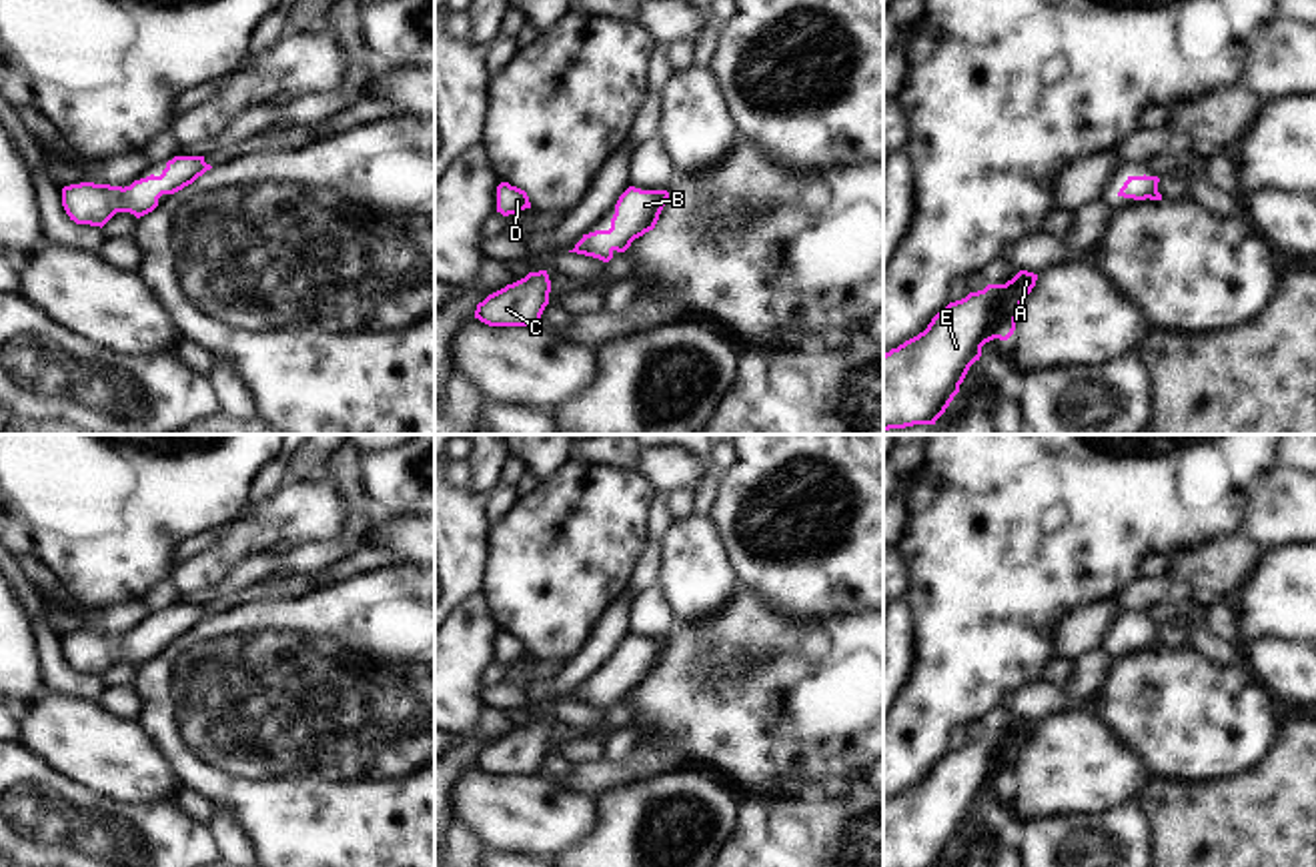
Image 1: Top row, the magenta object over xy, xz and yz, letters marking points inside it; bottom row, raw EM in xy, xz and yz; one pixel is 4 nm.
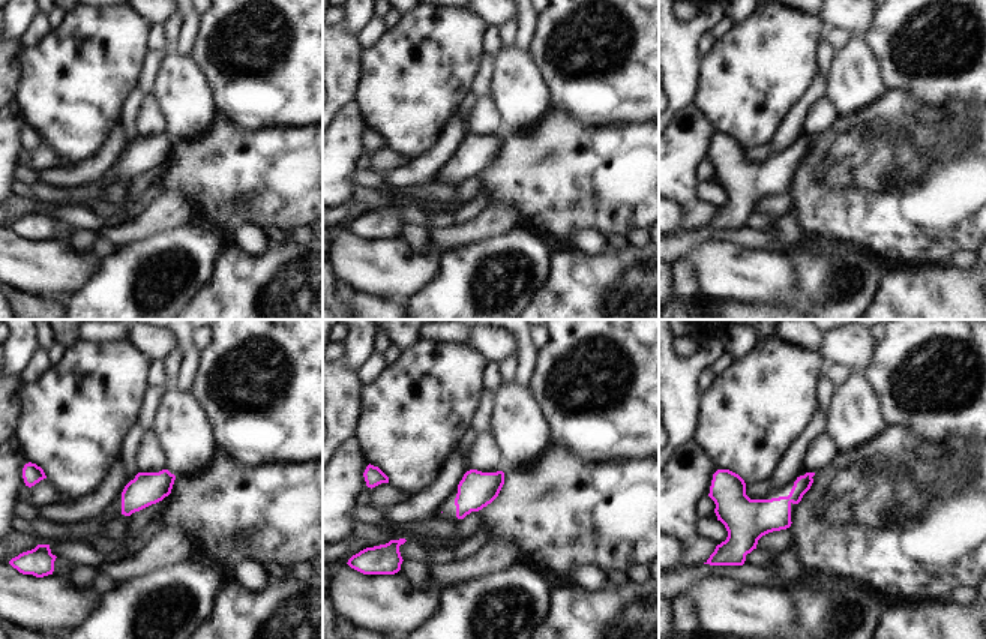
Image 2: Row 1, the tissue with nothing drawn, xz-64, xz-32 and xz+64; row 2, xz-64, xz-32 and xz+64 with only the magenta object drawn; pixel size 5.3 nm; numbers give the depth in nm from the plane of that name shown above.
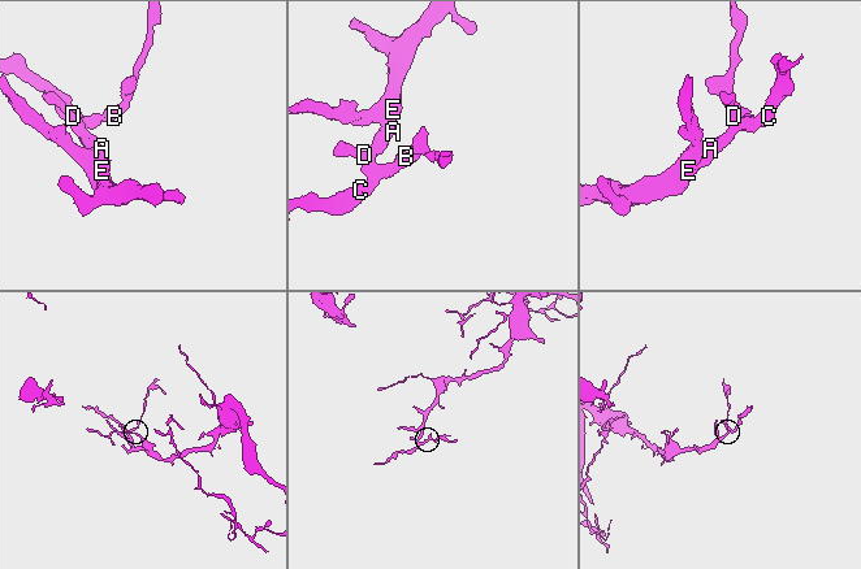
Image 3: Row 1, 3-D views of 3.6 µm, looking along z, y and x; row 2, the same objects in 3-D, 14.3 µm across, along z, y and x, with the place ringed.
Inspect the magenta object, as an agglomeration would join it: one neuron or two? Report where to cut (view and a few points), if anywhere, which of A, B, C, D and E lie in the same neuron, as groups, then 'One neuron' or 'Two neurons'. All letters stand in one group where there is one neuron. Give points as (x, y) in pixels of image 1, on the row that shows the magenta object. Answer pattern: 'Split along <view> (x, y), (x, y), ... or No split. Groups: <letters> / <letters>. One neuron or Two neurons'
No split. Groups: A B C D E. One neuron.

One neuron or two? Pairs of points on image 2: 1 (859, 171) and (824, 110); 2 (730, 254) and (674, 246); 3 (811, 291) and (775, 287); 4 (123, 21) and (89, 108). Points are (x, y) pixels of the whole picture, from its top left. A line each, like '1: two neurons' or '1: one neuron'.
1: two neurons
2: two neurons
3: two neurons
4: one neuron

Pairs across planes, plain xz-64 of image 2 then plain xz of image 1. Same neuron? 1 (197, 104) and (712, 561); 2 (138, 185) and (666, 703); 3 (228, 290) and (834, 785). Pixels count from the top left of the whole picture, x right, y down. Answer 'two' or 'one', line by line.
1: one
2: two
3: two

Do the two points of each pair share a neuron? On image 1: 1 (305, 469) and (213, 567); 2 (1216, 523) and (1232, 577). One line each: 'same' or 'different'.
1: different
2: different

